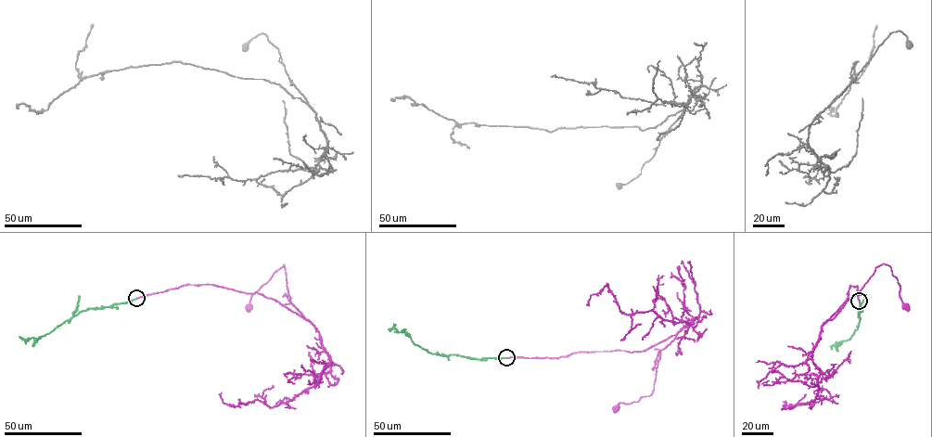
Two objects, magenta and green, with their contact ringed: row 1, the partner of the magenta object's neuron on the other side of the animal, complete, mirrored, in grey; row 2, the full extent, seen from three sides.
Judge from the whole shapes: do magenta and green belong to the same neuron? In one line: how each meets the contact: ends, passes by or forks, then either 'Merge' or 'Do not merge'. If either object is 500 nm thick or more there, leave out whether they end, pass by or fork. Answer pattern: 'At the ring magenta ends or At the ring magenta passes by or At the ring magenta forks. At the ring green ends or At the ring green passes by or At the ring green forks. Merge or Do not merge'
At the ring magenta ends. At the ring green ends. Merge

